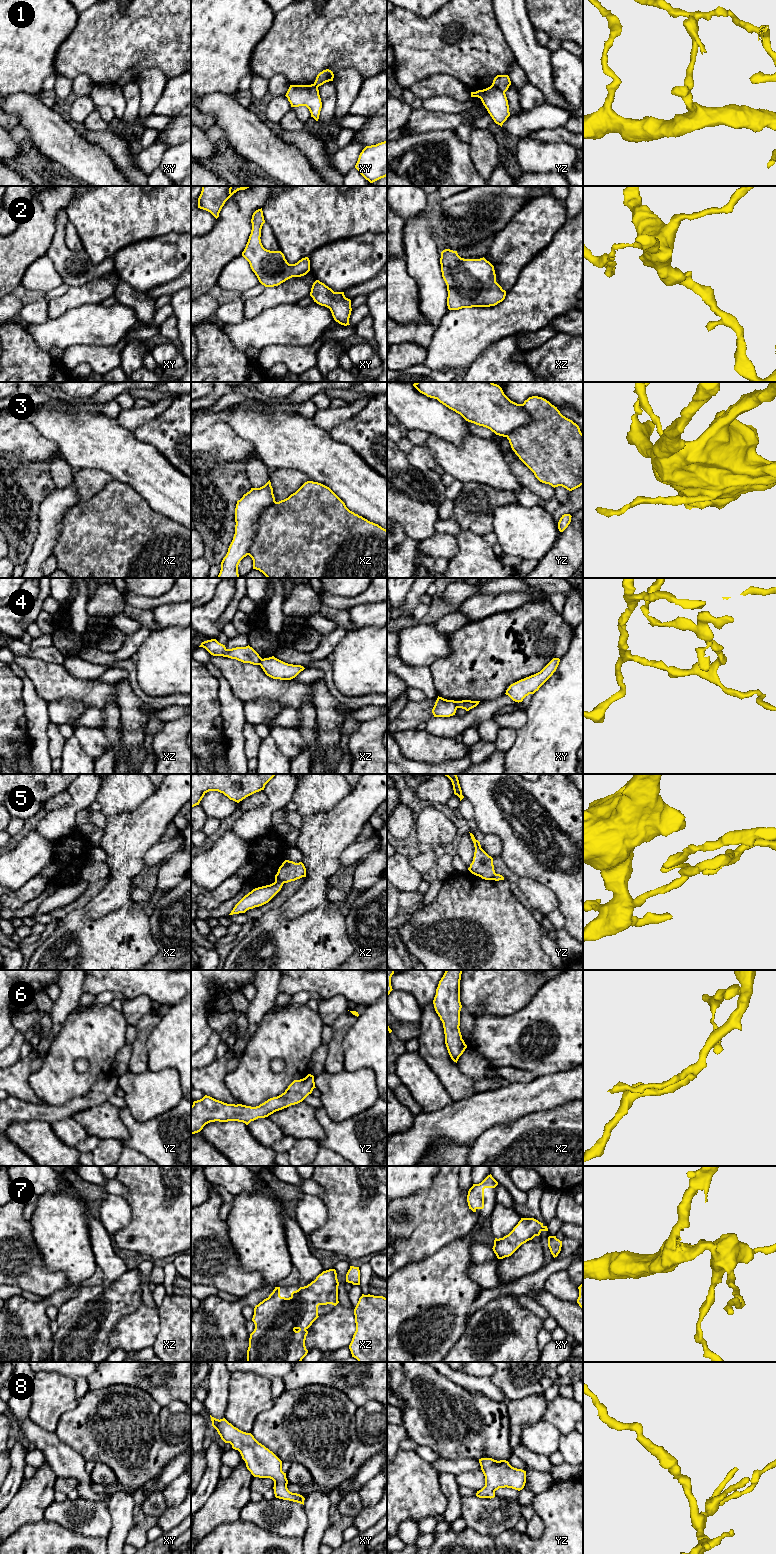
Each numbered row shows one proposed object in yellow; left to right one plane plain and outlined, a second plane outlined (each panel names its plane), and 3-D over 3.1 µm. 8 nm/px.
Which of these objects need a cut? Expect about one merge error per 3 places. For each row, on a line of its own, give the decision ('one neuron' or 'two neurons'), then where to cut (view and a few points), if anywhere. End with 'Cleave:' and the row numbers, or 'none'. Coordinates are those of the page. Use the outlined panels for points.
1: two neurons; cut in yz along (492, 84), (504, 93)
2: one neuron; no cut
3: one neuron; no cut
4: two neurons; cut in xy along (455, 701), (457, 707)
5: two neurons; cut in xz along (275, 881), (283, 883)
6: one neuron; no cut
7: one neuron; no cut
8: one neuron; no cut
Cleave: 1, 4, 5

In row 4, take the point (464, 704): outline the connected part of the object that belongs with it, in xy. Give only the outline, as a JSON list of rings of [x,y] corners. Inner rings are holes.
[[[462,700],[462,701],[456,701],[457,708],[465,709],[466,711],[469,711],[470,709],[476,707],[479,704],[480,701],[471,701],[471,700]]]

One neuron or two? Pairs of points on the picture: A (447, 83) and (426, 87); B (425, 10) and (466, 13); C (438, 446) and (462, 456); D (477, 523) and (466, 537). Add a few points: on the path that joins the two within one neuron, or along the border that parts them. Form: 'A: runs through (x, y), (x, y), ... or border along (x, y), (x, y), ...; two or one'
A: runs through (442, 84), (431, 86); one
B: border along (438, 10), (428, 17), (418, 17), (413, 14); two
C: runs through (444, 452), (448, 456), (456, 456); one
D: border along (461, 528), (482, 536); two

